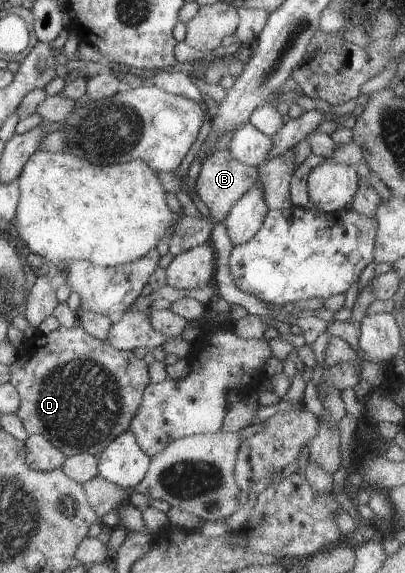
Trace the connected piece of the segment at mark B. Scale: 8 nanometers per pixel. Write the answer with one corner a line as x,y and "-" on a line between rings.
228,149
214,152
210,158
201,162
200,174
196,178
196,192
210,211
210,218
223,222
244,192
259,180
259,168
238,162

